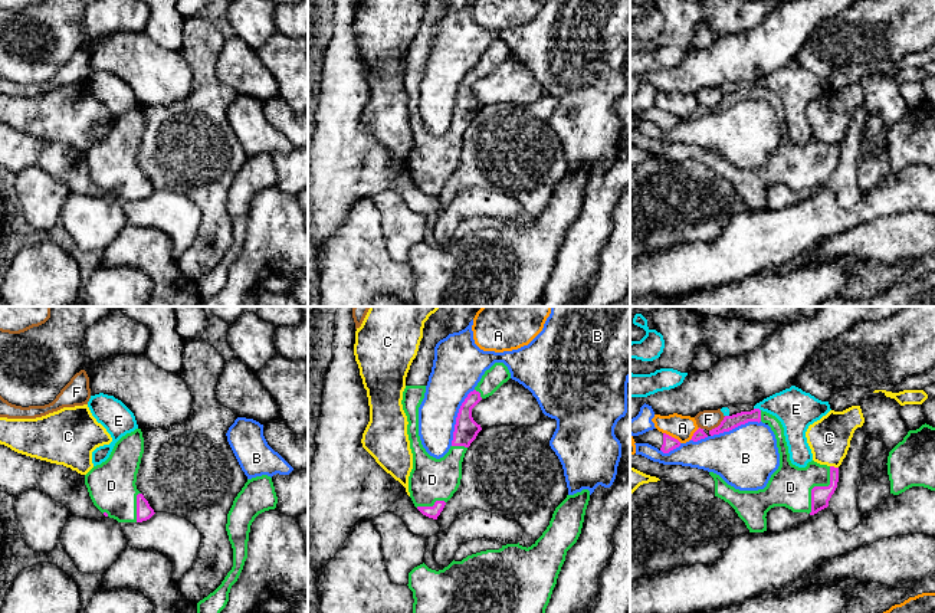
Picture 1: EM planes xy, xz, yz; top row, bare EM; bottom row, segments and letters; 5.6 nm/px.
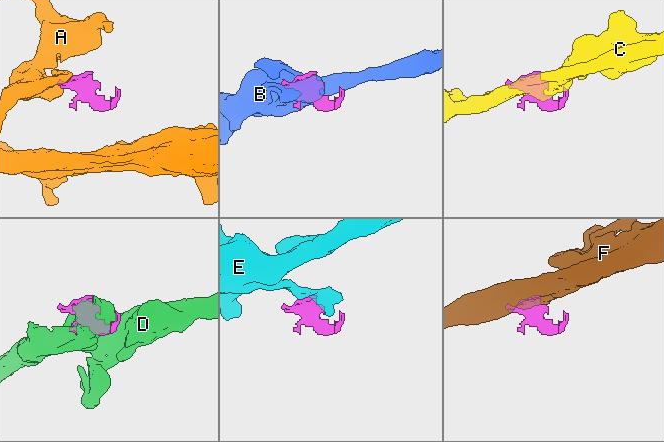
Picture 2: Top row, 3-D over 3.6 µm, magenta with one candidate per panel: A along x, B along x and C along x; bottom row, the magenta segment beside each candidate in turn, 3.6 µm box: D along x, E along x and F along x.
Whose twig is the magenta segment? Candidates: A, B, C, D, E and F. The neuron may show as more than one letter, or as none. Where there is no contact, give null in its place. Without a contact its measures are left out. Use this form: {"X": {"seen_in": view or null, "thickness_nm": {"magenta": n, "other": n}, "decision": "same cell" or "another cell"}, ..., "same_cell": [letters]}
{"A": {"seen_in": "yz", "thickness_nm": {"magenta": 80, "other": 140}, "decision": "another cell"}, "B": {"seen_in": "xz", "thickness_nm": {"magenta": 140, "other": 260}, "decision": "another cell"}, "C": {"seen_in": "yz", "thickness_nm": {"magenta": 110, "other": 240}, "decision": "another cell"}, "D": {"seen_in": "yz", "thickness_nm": {"magenta": 110, "other": 240}, "decision": "same cell"}, "E": {"seen_in": "yz", "thickness_nm": {"magenta": 80, "other": 220}, "decision": "another cell"}, "F": {"seen_in": "yz", "thickness_nm": {"magenta": 80, "other": 110}, "decision": "another cell"}, "same_cell": ["D"]}

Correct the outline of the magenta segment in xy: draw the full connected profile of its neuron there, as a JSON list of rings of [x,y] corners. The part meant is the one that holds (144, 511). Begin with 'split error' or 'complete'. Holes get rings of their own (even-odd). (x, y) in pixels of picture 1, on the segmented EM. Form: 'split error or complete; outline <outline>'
split error; outline [[[141,429],[122,436],[109,458],[85,475],[94,505],[118,522],[142,522],[155,512],[137,489],[137,473],[144,453]]]

